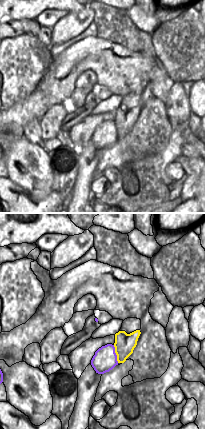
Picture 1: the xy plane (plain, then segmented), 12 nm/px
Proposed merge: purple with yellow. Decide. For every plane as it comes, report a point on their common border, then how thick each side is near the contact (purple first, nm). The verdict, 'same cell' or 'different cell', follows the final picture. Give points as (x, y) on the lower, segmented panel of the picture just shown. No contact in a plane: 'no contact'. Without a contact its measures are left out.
contact (115, 354); calibres 280 and 240 nm

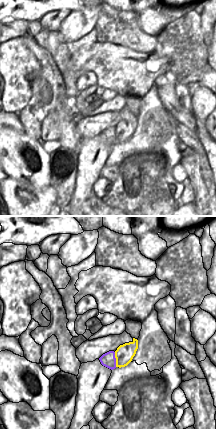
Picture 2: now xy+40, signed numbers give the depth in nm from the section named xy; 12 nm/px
contact (115, 359); calibres 170 and 220 nm

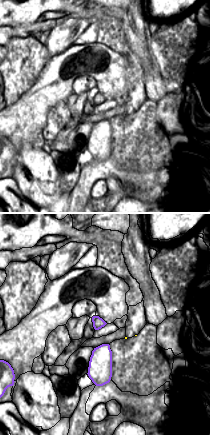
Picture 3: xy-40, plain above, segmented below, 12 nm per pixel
no contact

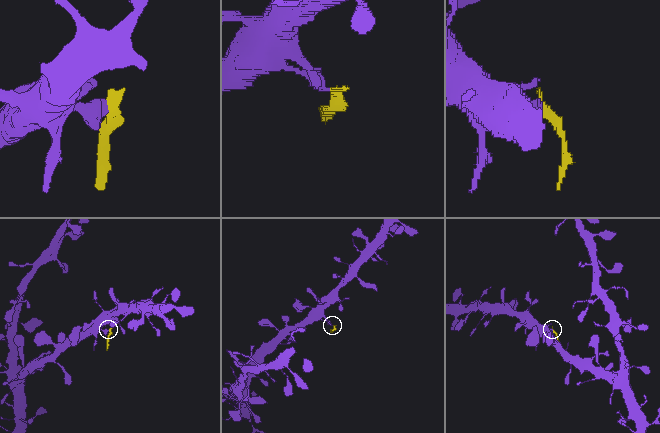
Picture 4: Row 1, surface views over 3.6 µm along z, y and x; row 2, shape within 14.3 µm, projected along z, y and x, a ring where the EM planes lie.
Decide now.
different cell

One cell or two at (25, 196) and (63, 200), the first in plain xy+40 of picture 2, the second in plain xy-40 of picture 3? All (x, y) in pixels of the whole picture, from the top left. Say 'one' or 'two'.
one

